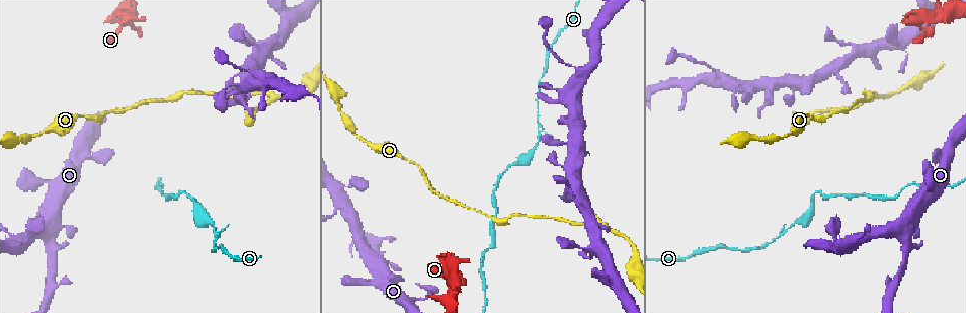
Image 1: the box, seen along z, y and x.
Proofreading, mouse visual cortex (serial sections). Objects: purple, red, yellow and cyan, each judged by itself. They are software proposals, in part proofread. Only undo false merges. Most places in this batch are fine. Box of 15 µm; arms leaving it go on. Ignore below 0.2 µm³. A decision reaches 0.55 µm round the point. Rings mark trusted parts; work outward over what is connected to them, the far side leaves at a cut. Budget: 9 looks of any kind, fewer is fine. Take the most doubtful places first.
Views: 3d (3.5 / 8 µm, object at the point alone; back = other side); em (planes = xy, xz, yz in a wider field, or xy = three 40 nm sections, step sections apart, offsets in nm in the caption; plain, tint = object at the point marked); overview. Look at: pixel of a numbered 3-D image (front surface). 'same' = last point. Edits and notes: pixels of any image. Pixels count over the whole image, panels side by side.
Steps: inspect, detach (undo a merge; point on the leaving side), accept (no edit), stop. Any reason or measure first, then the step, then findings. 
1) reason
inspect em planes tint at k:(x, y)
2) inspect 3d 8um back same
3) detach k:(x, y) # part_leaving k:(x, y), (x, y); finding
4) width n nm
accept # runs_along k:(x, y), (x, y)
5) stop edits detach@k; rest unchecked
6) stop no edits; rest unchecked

narrows sharply
inspect 3d 8um at 1:(818, 191)

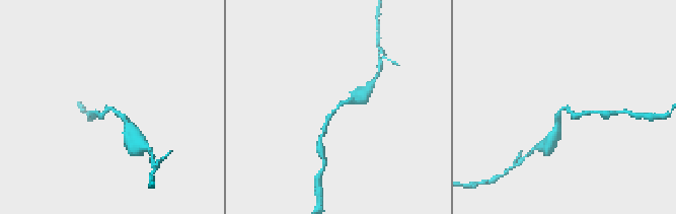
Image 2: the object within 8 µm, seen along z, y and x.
inspect em planes tint at 2:(567, 107)

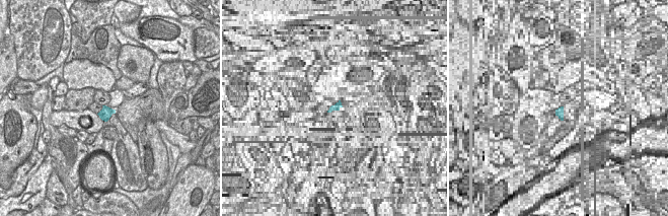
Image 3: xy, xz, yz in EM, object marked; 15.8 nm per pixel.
width 180 nm
accept # runs_along 2:(358, 100), (347, 100), (334, 110), (324, 130); all the same cell

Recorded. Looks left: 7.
arms part here
inspect 3d 3.5um at 1:(875, 94)

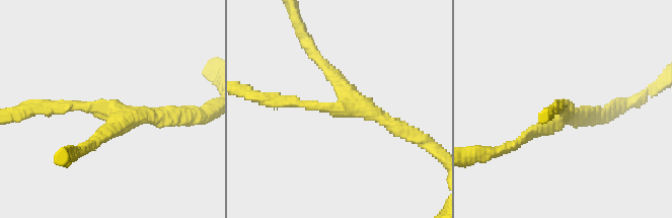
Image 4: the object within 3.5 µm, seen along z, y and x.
arms 3; arm_widths 150, 150, 200 nm
inspect em xy step 5 tint at 4:(118, 115)

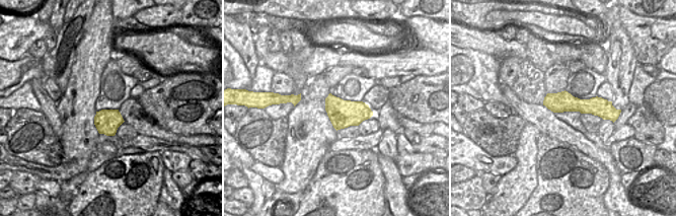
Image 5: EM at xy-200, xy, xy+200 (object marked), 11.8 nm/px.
inspect em xy step 1 tint same

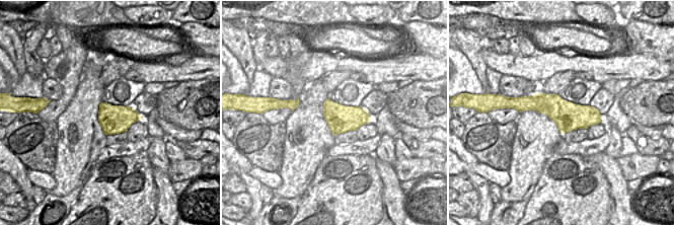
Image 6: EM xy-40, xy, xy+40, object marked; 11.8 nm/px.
width 340 nm
accept # runs_along 4:(281, 101), (365, 108), (408, 132); all the same cell

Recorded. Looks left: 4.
a fork
inspect 3d 3.5um at 1:(446, 278)

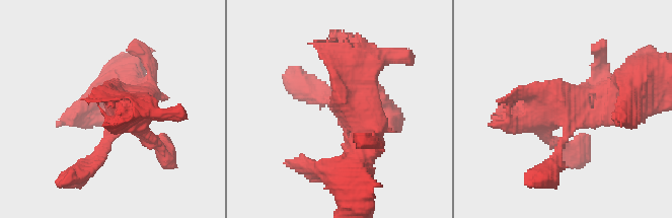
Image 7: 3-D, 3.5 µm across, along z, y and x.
inspect em xy step 1 plain at 7:(345, 112)

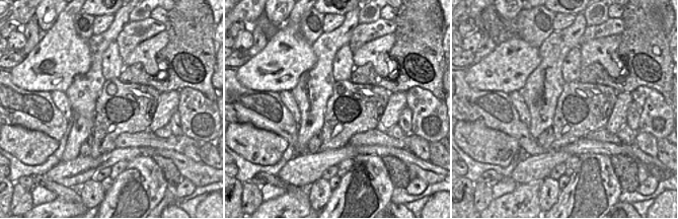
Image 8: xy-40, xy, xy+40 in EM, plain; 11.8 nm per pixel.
with the object marked
inspect em xy step 1 tint same

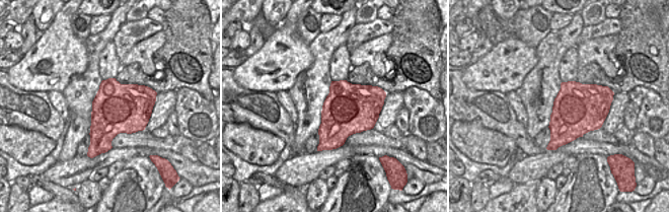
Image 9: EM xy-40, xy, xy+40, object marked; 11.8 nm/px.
accept # continuous, no second cell

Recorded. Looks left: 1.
stop no edits; rest unchecked

